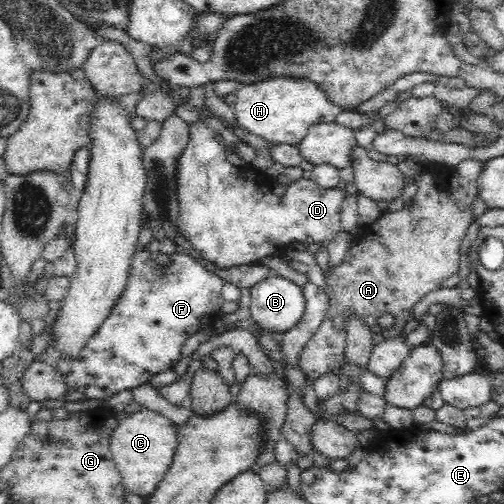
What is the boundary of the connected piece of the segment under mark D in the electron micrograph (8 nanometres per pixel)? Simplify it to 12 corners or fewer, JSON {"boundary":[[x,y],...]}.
{"boundary":[[204,124],[175,164],[179,226],[218,270],[342,232],[345,191],[262,192]]}

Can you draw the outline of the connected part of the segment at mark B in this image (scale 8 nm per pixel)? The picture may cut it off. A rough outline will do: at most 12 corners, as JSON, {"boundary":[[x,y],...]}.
{"boundary":[[268,275],[251,288],[253,322],[275,336],[304,316],[301,285]]}

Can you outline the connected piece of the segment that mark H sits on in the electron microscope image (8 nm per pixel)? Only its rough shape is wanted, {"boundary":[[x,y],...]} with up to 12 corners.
{"boundary":[[305,77],[242,85],[236,123],[298,146],[344,110]]}

